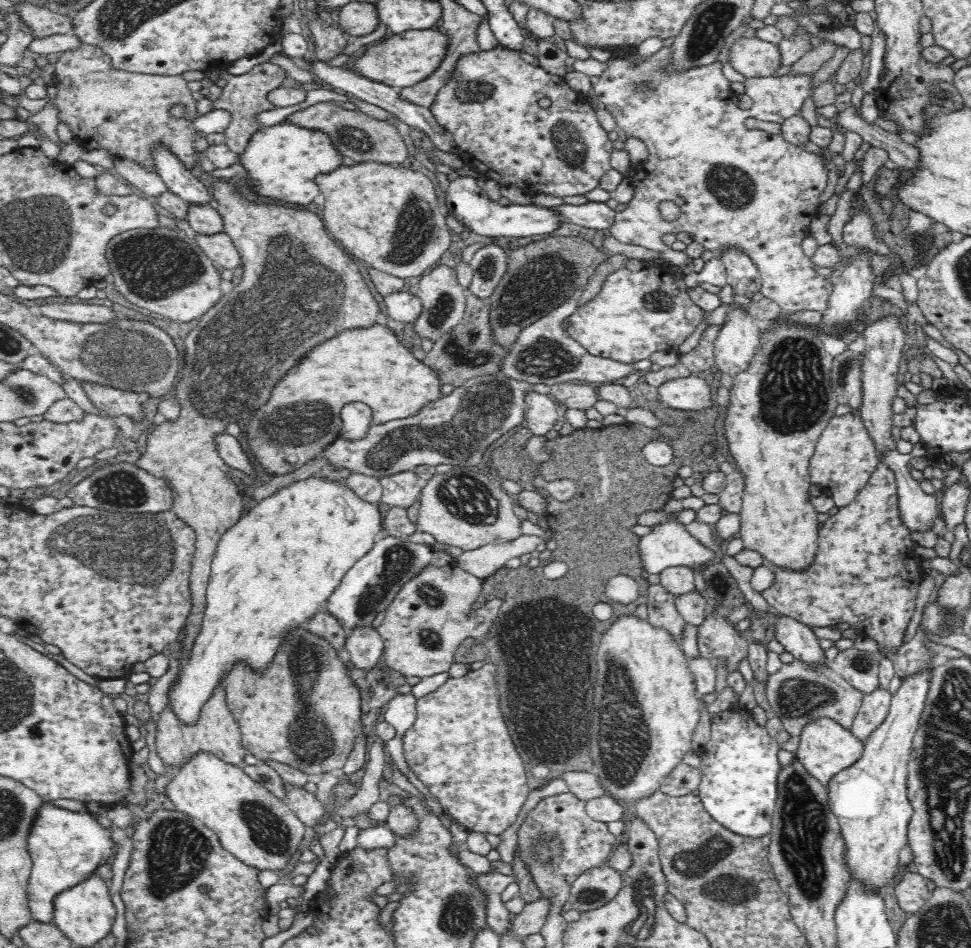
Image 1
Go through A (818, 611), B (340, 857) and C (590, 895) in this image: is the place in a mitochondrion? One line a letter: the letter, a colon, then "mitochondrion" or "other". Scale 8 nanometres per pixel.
A: other
B: other
C: mitochondrion

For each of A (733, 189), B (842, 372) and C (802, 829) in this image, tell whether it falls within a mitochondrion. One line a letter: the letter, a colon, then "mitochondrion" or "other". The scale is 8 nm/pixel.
A: mitochondrion
B: mitochondrion
C: mitochondrion

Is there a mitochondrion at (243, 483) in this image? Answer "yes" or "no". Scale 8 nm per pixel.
no

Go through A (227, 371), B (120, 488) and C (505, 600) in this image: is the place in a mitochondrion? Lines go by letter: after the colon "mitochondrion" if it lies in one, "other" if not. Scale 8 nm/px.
A: mitochondrion
B: mitochondrion
C: other

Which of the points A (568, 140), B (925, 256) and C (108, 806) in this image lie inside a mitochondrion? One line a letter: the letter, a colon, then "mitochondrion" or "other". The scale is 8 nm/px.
A: mitochondrion
B: other
C: other

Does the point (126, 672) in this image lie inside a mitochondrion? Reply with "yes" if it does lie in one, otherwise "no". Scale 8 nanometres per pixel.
no

